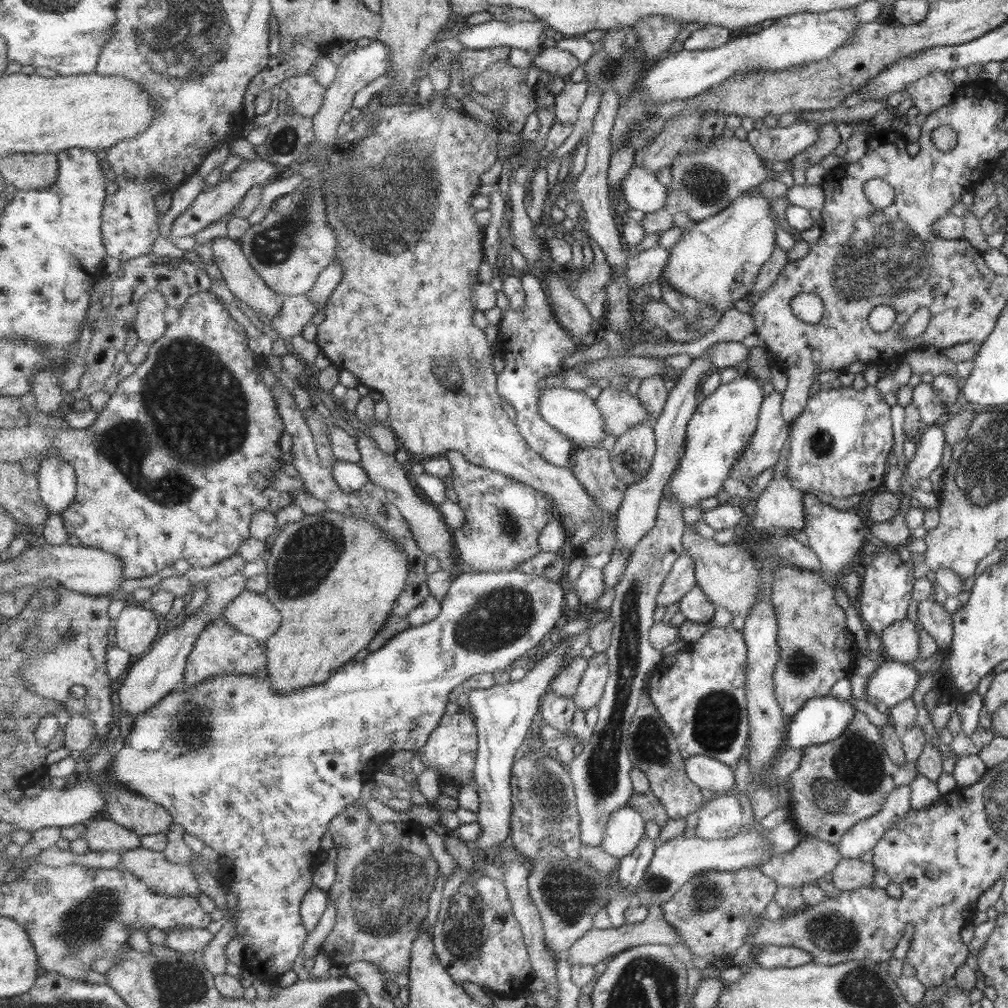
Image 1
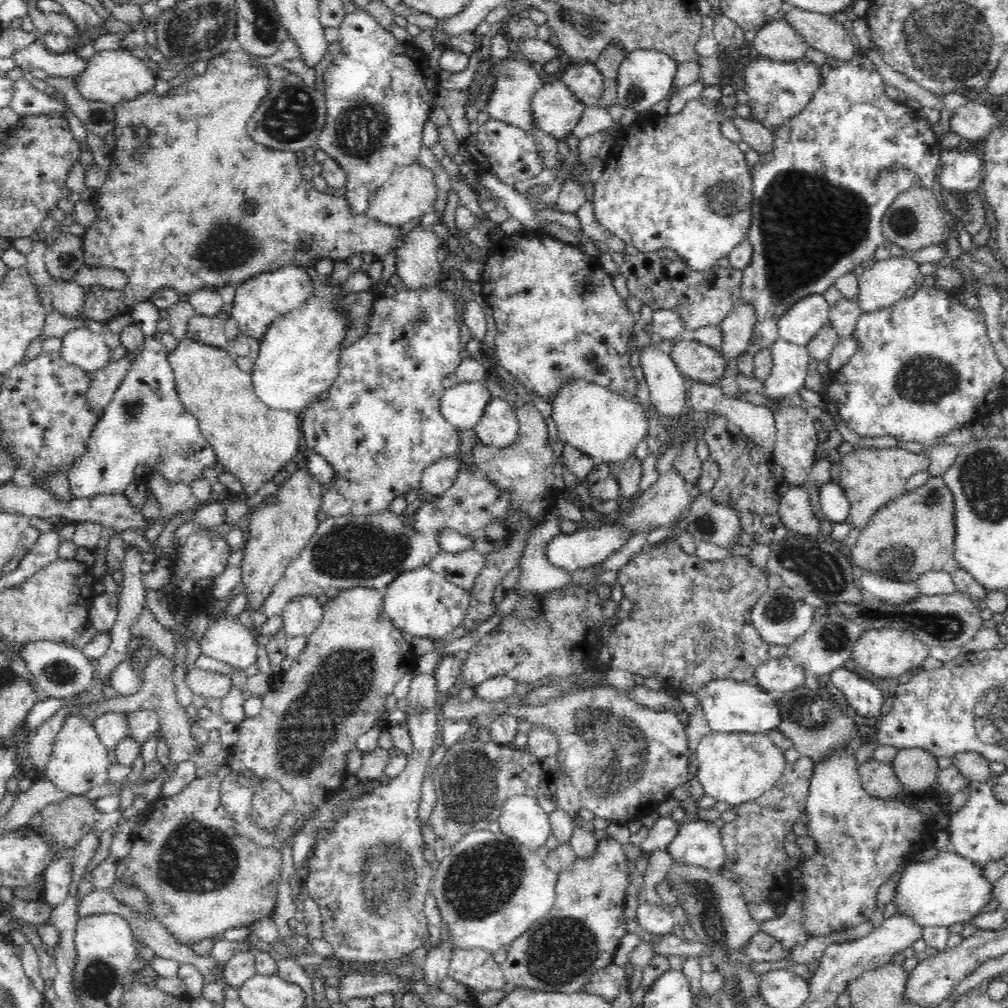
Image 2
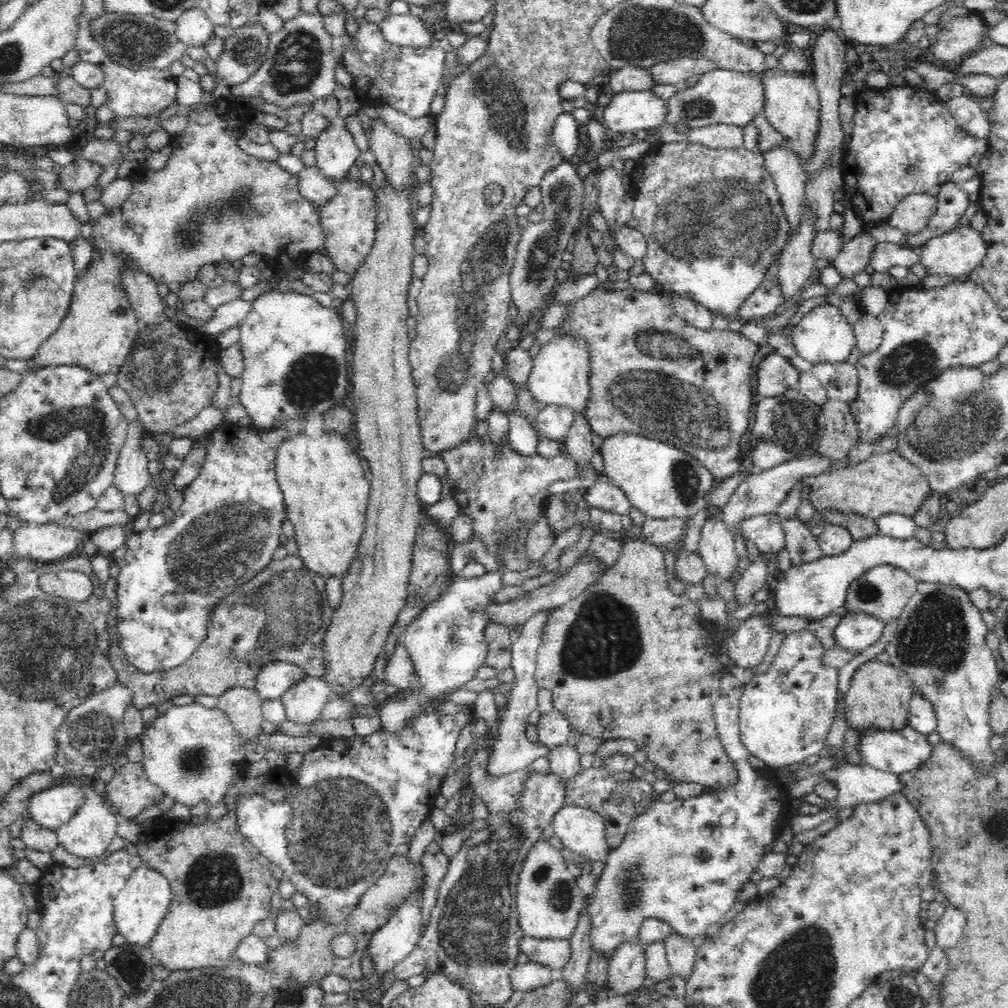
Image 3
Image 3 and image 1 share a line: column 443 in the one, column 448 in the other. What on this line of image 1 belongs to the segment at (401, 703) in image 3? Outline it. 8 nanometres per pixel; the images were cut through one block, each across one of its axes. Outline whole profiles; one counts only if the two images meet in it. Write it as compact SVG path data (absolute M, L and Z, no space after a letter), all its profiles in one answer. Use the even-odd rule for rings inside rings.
M505 570L505 572L471 572L461 573L451 584L445 600L442 602L442 611L439 617L423 626L409 627L404 632L397 634L381 650L372 651L362 661L347 662L345 666L337 670L331 678L318 685L291 689L291 691L275 691L273 681L269 674L257 677L257 675L223 675L213 677L195 685L195 687L181 686L171 691L159 704L151 707L145 713L133 720L131 731L125 739L125 746L117 751L117 757L109 765L109 778L115 778L117 786L123 786L127 790L133 790L135 794L142 795L151 802L159 803L170 811L174 822L183 827L189 835L195 836L207 847L211 847L223 857L225 864L225 876L231 885L230 891L238 899L237 908L231 910L237 922L235 934L240 936L245 943L245 960L242 966L252 975L263 981L275 982L285 972L292 970L297 956L303 952L303 944L310 934L310 930L304 925L300 910L303 898L314 889L313 873L320 861L321 840L330 830L335 817L338 817L347 806L356 802L361 797L363 788L361 785L373 779L375 773L381 770L381 766L387 759L393 756L397 750L406 750L416 753L422 749L431 738L431 734L438 728L442 721L449 696L453 688L462 685L475 674L495 672L495 670L507 670L515 660L526 656L531 648L551 634L570 614L566 611L565 595L568 592L562 585L562 581L553 581L538 574Z

